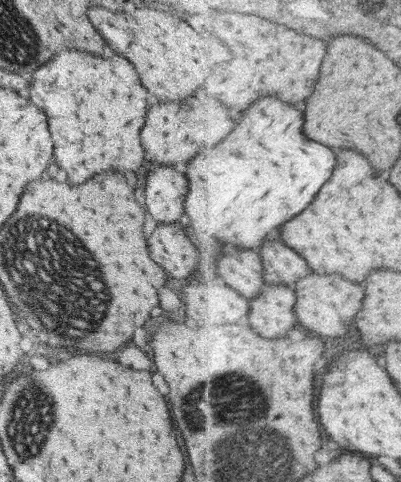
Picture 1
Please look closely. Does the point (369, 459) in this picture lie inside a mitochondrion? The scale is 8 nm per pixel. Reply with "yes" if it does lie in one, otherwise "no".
no

